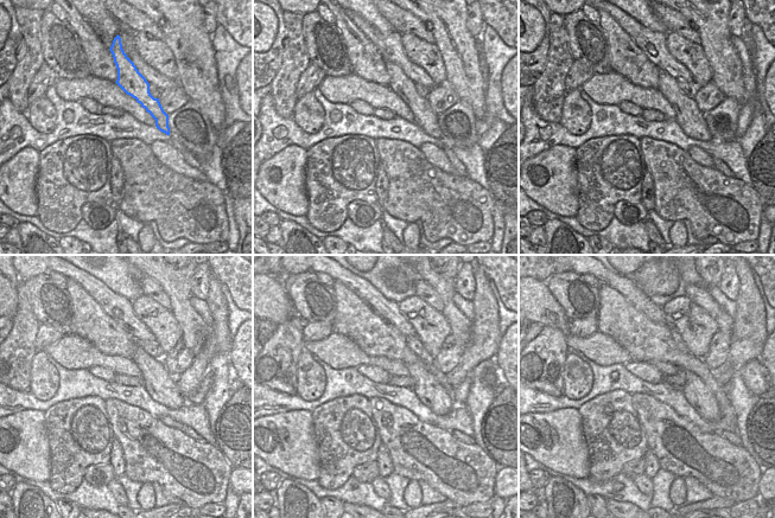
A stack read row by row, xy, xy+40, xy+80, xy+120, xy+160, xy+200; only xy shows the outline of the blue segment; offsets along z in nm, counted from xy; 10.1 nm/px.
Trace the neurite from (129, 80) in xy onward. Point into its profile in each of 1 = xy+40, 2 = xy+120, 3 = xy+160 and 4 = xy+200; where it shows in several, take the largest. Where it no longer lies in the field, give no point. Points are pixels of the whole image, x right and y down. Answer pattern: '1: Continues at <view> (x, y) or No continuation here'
1: Continues at xy+40 (400, 83)
2: Continues at xy+120 (162, 387)
3: Continues at xy+160 (429, 390)
4: Continues at xy+200 (697, 394).

